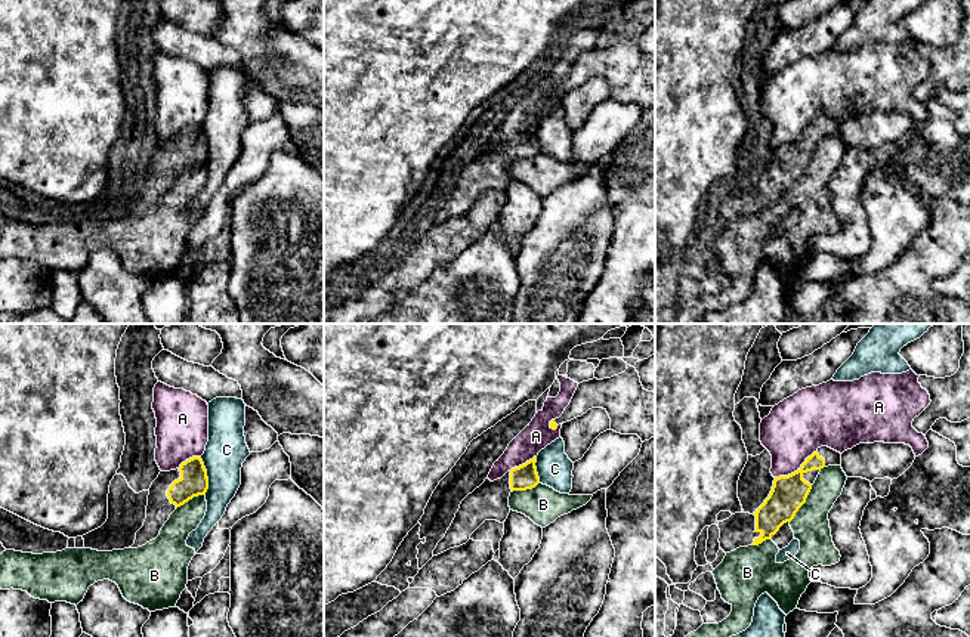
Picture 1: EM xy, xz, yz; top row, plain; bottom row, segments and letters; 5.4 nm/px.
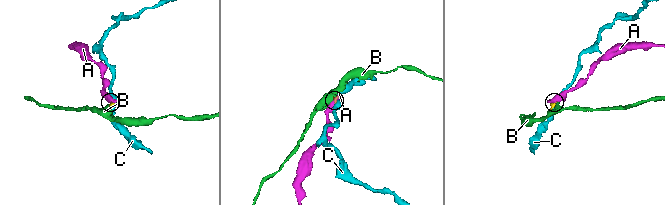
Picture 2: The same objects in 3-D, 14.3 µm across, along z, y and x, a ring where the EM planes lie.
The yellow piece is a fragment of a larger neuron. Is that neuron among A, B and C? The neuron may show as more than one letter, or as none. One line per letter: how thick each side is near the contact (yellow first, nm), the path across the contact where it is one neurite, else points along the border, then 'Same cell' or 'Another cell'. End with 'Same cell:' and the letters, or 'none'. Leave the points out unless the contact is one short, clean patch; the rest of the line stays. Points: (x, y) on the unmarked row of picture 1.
A: Thickness 190 nm (yellow) against 320 nm. Another cell
B: Thickness 190 nm (yellow) against 200 nm. Another cell
C: Thickness 150 nm (yellow) against 220 nm. Another cell
Same cell: none

